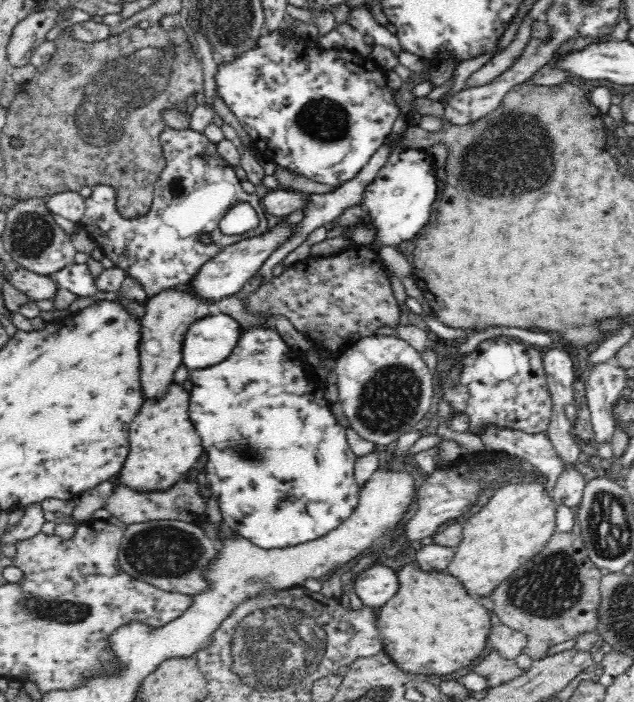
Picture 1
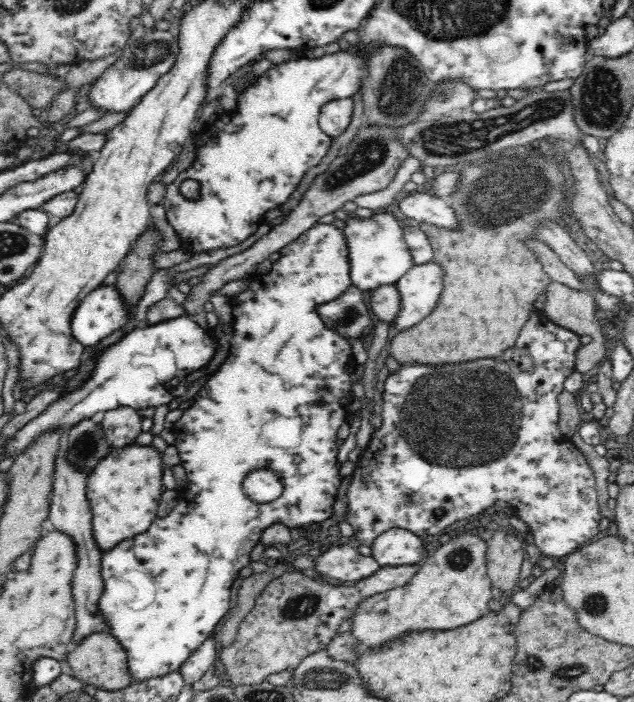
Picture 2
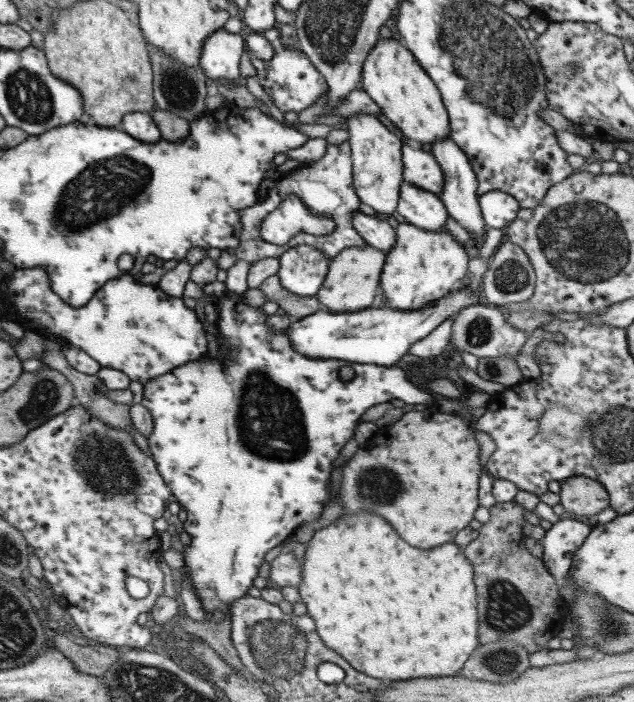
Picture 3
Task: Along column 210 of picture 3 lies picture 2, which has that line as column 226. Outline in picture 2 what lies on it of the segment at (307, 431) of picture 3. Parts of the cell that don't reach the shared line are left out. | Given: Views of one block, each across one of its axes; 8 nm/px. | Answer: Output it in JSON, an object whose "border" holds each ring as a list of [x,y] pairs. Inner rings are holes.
{"border":[[[317,223],[312,228],[305,230],[296,240],[280,249],[280,258],[271,264],[271,268],[266,274],[256,273],[250,276],[248,289],[230,297],[234,322],[234,330],[231,332],[232,338],[230,338],[232,352],[228,354],[228,358],[224,360],[220,370],[206,382],[206,386],[210,386],[210,388],[202,388],[198,392],[194,404],[186,412],[183,412],[182,417],[172,429],[172,434],[176,436],[174,444],[181,458],[179,464],[185,468],[189,482],[183,491],[184,497],[178,502],[174,512],[170,512],[170,516],[166,516],[166,518],[157,516],[146,533],[121,540],[114,548],[103,552],[100,573],[104,579],[104,592],[98,600],[98,611],[104,615],[104,621],[108,623],[110,633],[120,641],[120,645],[128,653],[128,669],[132,675],[132,682],[161,677],[169,672],[177,672],[180,665],[184,664],[192,652],[214,632],[216,624],[224,618],[224,614],[230,608],[230,594],[232,594],[232,586],[238,578],[238,572],[250,568],[250,552],[258,544],[262,532],[270,524],[279,522],[290,529],[302,528],[302,526],[310,526],[316,522],[324,522],[334,515],[333,506],[341,485],[341,465],[338,464],[338,457],[336,457],[339,448],[336,444],[336,435],[342,424],[346,422],[347,406],[354,398],[350,388],[354,379],[350,373],[354,368],[348,367],[348,362],[353,360],[353,356],[348,339],[330,332],[330,329],[322,324],[322,320],[318,318],[316,306],[335,300],[353,284],[352,279],[350,279],[350,261],[348,261],[348,245],[346,244],[348,241],[346,241],[342,229],[338,229],[332,223]],[[266,469],[274,471],[280,477],[283,484],[282,494],[272,502],[254,502],[244,492],[244,479],[255,470]]]}

